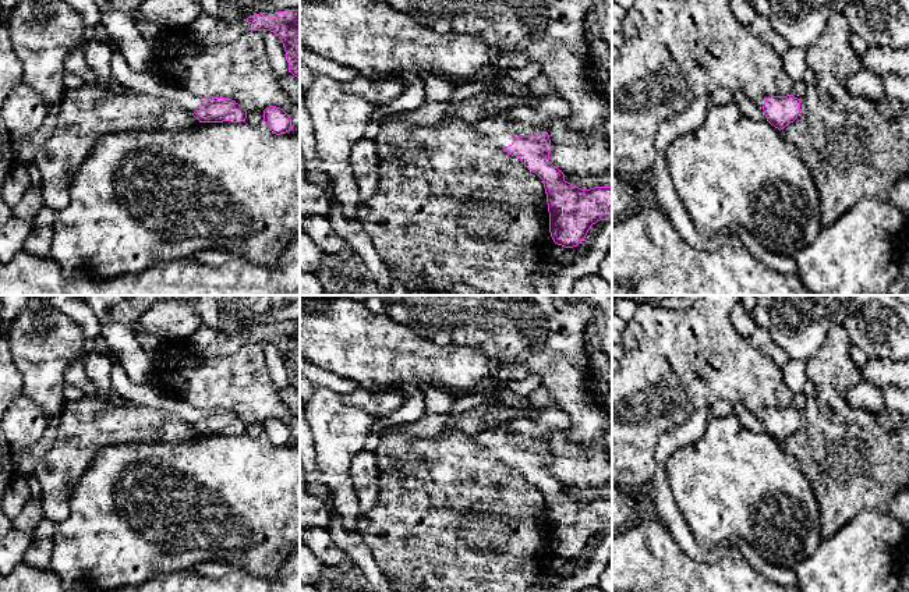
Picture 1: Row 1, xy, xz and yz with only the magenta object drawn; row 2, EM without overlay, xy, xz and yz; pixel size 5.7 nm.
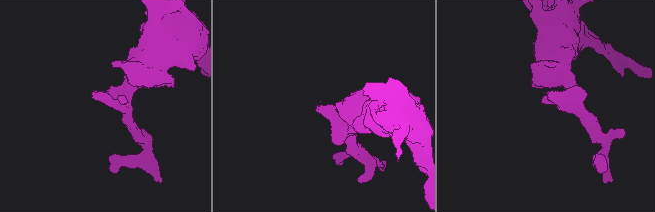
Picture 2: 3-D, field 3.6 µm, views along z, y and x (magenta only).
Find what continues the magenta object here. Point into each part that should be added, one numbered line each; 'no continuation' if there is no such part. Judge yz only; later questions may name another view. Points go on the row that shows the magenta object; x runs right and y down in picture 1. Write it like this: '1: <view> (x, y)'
1: yz (752, 109)

